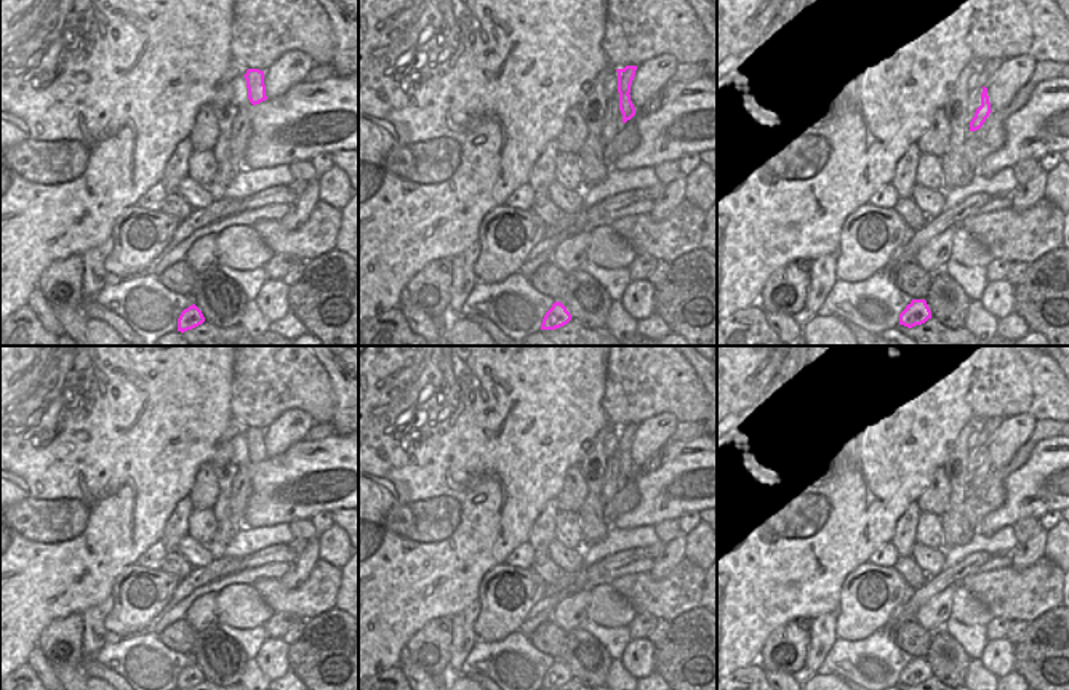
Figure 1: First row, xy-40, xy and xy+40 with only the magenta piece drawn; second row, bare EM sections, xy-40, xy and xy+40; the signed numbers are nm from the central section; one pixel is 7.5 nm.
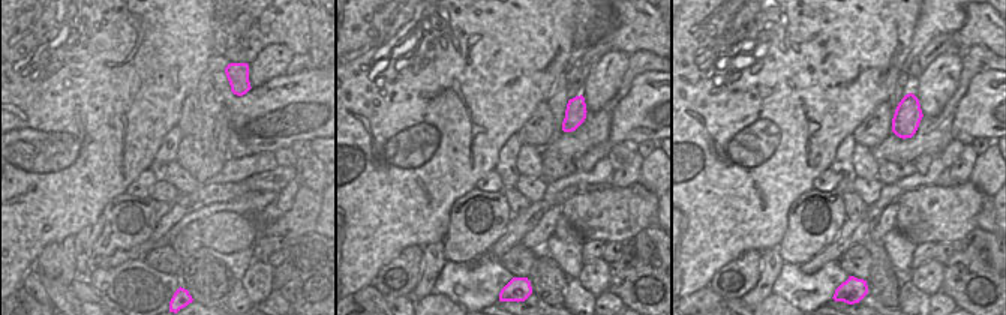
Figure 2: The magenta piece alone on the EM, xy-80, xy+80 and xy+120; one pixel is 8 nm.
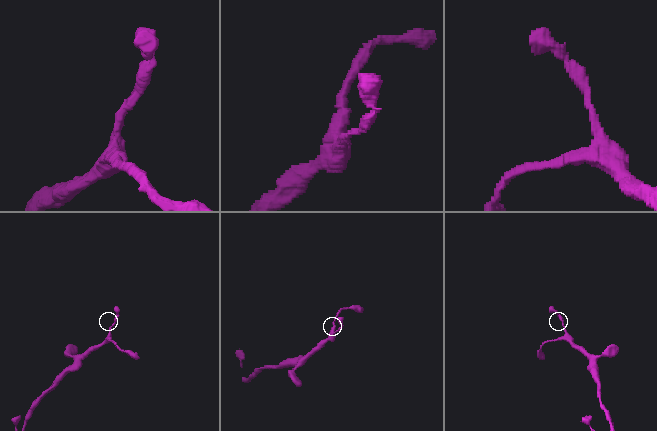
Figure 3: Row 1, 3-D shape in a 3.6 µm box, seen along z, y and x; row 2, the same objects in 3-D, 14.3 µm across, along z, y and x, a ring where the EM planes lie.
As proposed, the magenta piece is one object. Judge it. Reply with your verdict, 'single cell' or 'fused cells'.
single cell

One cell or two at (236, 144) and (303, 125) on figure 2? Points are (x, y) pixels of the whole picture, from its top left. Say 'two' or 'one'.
one

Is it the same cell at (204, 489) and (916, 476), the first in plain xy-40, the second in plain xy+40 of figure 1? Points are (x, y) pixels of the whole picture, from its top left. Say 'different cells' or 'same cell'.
different cells

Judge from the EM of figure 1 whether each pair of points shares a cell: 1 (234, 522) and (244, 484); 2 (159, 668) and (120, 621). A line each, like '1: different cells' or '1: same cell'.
1: same cell
2: different cells

